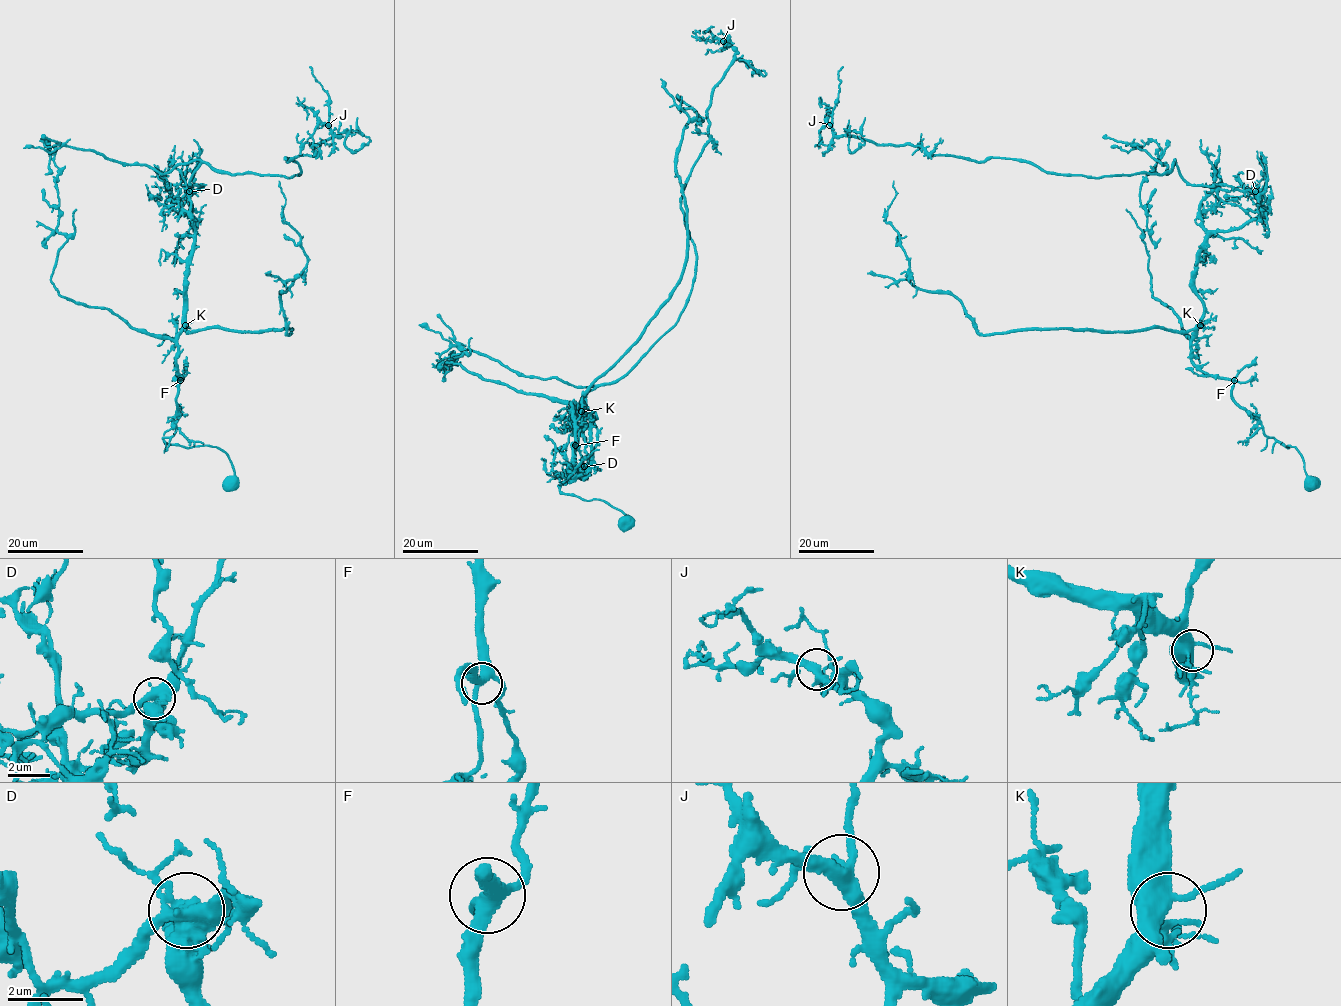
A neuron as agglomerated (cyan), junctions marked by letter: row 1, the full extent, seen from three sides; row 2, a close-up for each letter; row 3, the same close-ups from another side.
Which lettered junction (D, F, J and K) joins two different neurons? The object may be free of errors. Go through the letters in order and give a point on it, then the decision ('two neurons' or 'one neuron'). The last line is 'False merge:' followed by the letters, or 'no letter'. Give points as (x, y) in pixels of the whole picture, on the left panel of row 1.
D: (189, 191) | two neurons
F: (180, 380) | one neuron
J: (328, 125) | one neuron
K: (185, 325) | one neuron
False merge: D

